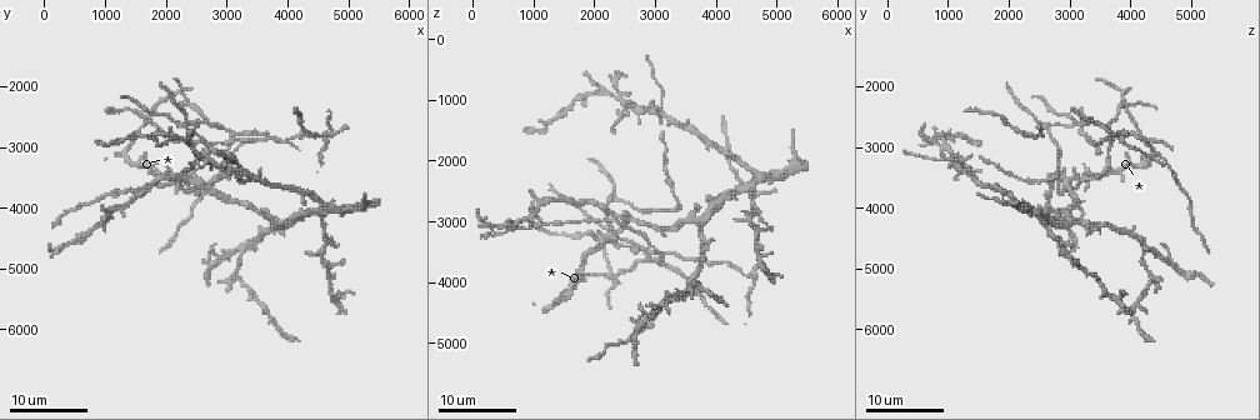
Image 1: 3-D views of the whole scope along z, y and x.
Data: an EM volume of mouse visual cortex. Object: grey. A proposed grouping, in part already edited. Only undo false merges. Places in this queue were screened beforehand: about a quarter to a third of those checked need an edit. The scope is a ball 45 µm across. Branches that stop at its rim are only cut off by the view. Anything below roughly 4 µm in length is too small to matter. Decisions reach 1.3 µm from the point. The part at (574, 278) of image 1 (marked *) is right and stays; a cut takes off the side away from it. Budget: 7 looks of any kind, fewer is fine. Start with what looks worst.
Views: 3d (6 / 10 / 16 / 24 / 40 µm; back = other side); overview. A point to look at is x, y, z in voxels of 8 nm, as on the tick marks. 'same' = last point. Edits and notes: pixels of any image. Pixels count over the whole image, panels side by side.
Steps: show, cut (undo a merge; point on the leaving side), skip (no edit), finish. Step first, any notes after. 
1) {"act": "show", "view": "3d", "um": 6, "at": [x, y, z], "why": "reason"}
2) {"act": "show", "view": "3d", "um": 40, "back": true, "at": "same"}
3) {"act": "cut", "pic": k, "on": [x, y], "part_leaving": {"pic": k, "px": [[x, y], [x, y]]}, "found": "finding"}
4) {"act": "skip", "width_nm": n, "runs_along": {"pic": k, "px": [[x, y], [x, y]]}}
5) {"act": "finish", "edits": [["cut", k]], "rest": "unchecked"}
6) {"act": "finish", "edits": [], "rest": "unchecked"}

{"act": "show", "view": "3d", "um": 16, "at": [2950, 3200, 1100], "why": "looks like a crossing"}

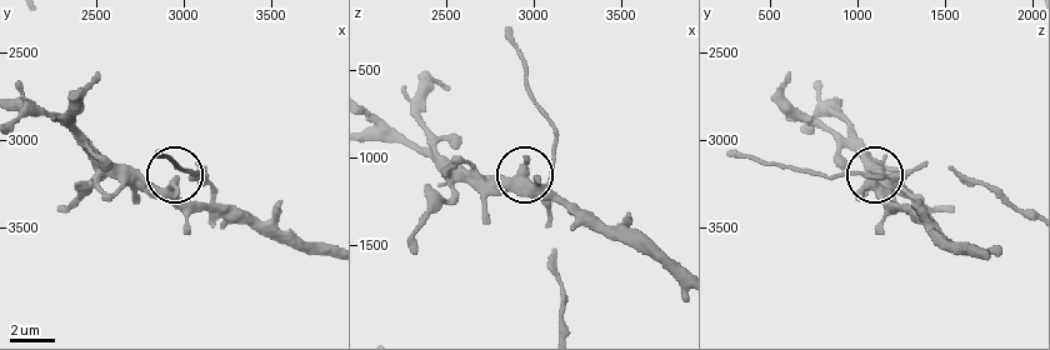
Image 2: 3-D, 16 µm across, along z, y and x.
{"act": "show", "view": "3d", "um": 10, "at": [2960, 3240, 1100]}

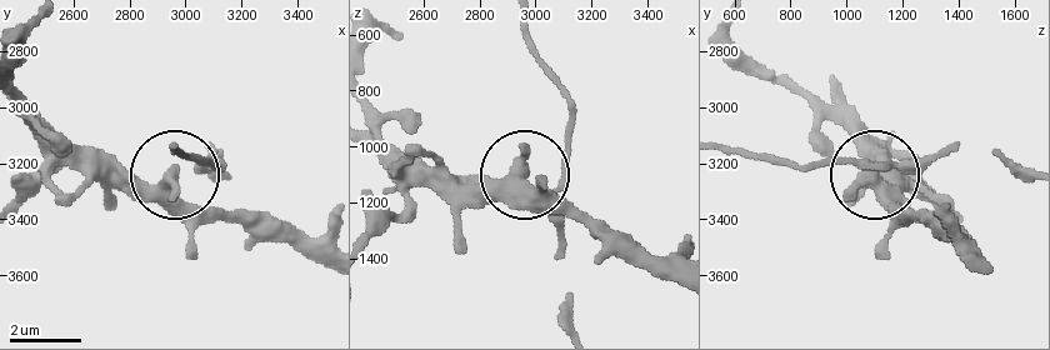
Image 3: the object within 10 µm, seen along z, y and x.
{"act": "skip", "side_arm_um": 9, "found": "all the same neuron"}

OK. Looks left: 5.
{"act": "show", "view": "3d", "um": 24, "at": [2300, 2700, 2600], "why": "three-way junction"}

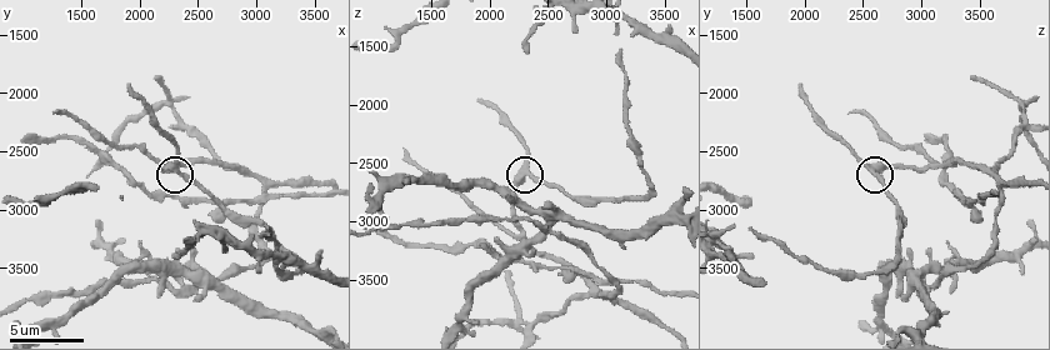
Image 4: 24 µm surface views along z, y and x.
{"act": "show", "view": "3d", "um": 10, "at": [2320, 2660, 2600], "why": "closer look"}

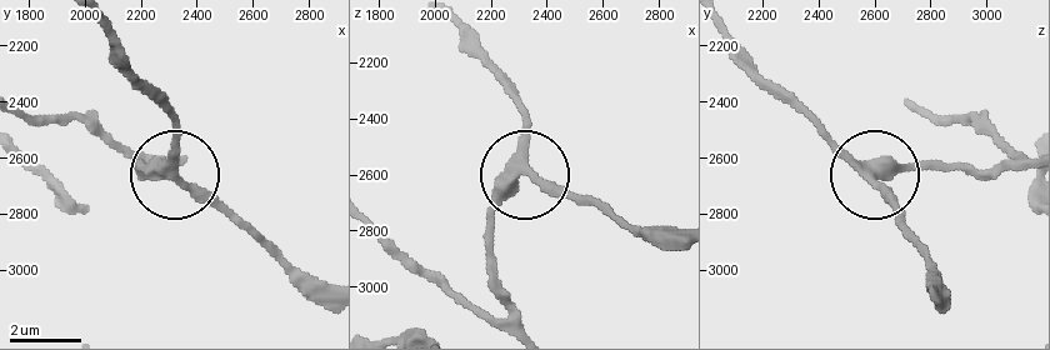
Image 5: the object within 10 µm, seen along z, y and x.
{"act": "skip", "arms": 3, "found": "one neuron here"}

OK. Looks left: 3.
{"act": "show", "view": "3d", "um": 6, "at": [3020, 3020, 3660]}

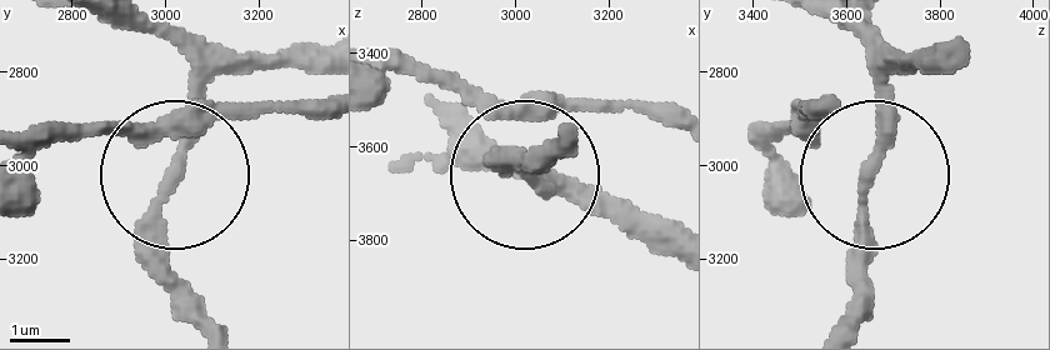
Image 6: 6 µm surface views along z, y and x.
{"act": "show", "view": "3d", "um": 6, "back": true, "at": [3025, 3000, 3650], "why": "from behind"}

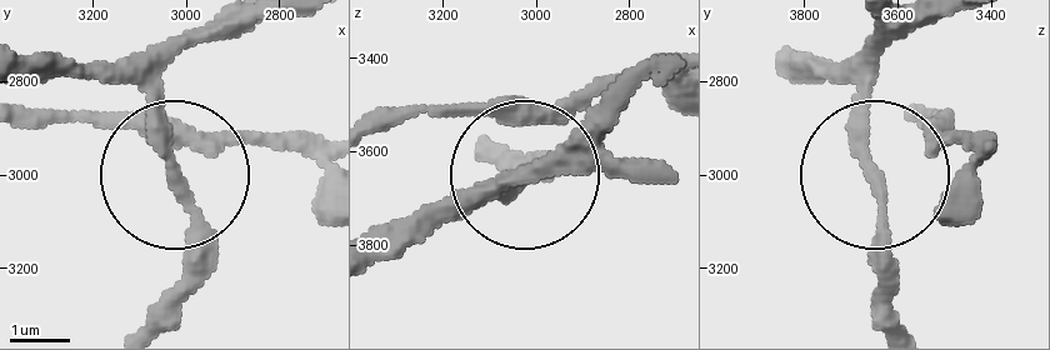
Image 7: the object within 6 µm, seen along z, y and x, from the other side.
{"act": "skip", "width_nm": 180, "found": "all the same neuron"}

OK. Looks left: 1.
{"act": "finish", "edits": [], "rest": "unchecked"}

